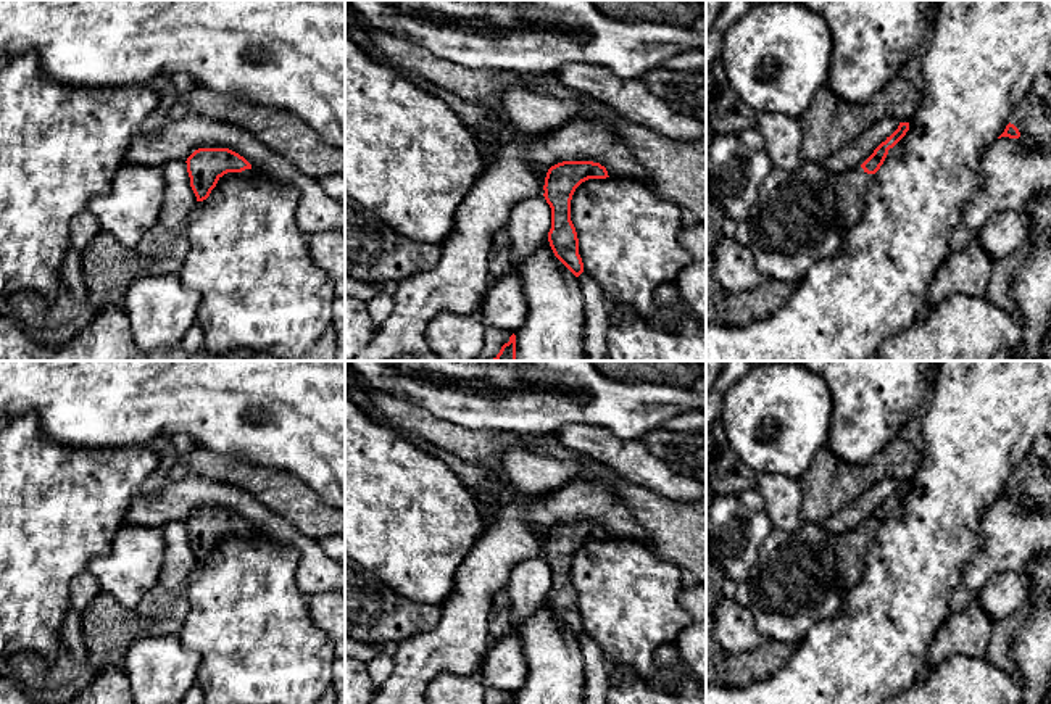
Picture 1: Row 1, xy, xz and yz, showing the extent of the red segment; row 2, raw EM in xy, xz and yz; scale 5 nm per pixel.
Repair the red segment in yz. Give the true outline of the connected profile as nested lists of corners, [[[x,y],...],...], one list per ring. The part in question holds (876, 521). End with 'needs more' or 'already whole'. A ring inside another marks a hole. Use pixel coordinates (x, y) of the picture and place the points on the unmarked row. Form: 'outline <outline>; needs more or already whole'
outline [[[899,483],[898,490],[887,498],[887,501],[882,503],[861,527],[832,536],[832,546],[838,564],[838,577],[846,590],[851,590],[861,580],[874,535],[883,525],[888,511],[893,509],[908,491],[909,483]]]; needs more

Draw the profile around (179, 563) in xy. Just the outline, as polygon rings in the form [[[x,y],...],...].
[[[168,522],[161,527],[164,536],[164,559],[158,583],[171,593],[187,591],[190,577],[197,569],[197,557],[190,548],[185,522]]]

